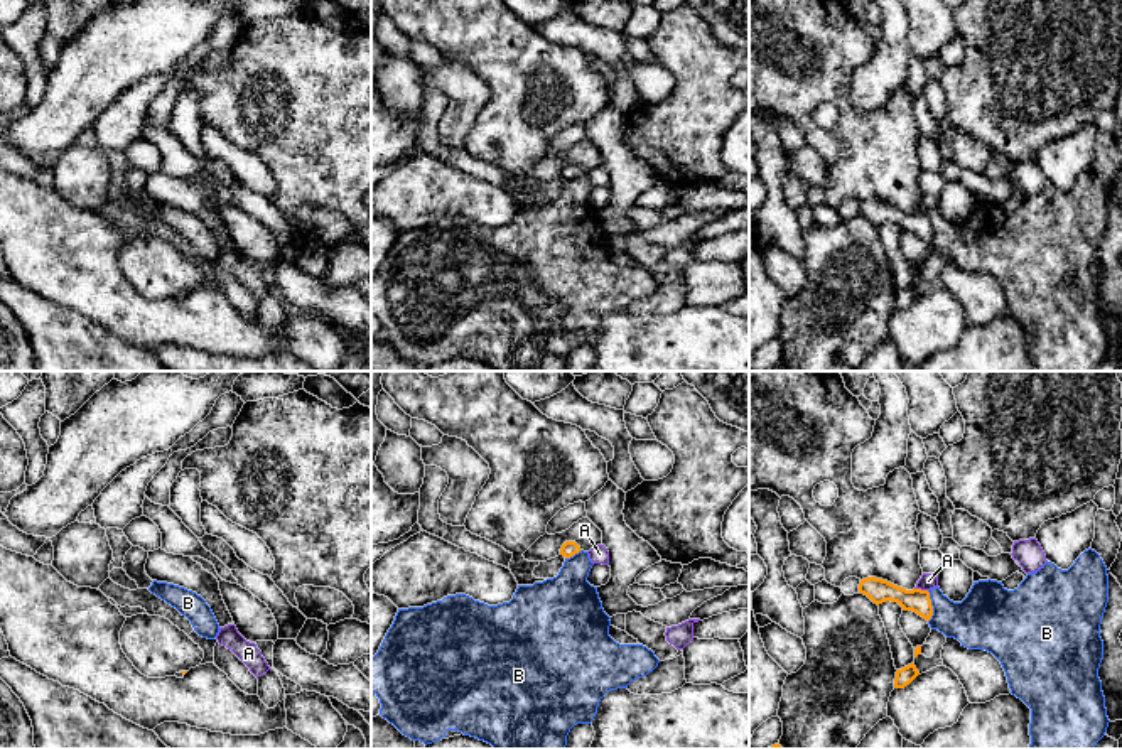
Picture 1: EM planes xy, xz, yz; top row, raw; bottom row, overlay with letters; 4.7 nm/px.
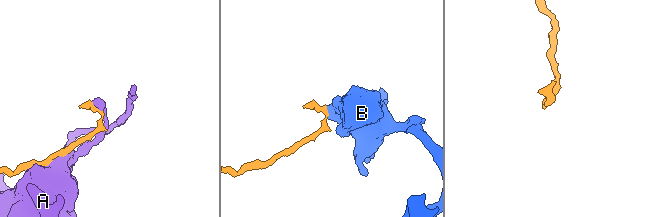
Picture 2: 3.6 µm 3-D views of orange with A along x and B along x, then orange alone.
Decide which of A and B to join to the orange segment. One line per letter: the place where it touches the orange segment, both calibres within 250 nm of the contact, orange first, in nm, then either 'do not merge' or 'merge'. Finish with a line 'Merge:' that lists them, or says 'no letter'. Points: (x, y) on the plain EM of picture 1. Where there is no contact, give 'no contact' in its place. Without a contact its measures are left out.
A: contact yz (920, 211); calibres 120 and 80 nm; do not merge
B: contact yz (932, 228); calibres 120 and 280 nm; do not merge
Merge: no letter

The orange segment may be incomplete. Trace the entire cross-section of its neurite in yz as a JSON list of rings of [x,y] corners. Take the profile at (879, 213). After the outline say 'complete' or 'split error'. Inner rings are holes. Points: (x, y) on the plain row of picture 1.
[[[867,199],[860,202],[859,214],[867,218],[877,228],[891,223],[898,224],[903,233],[913,233],[926,243],[930,243],[933,238],[933,228],[928,213],[906,213],[887,202]]]; complete

